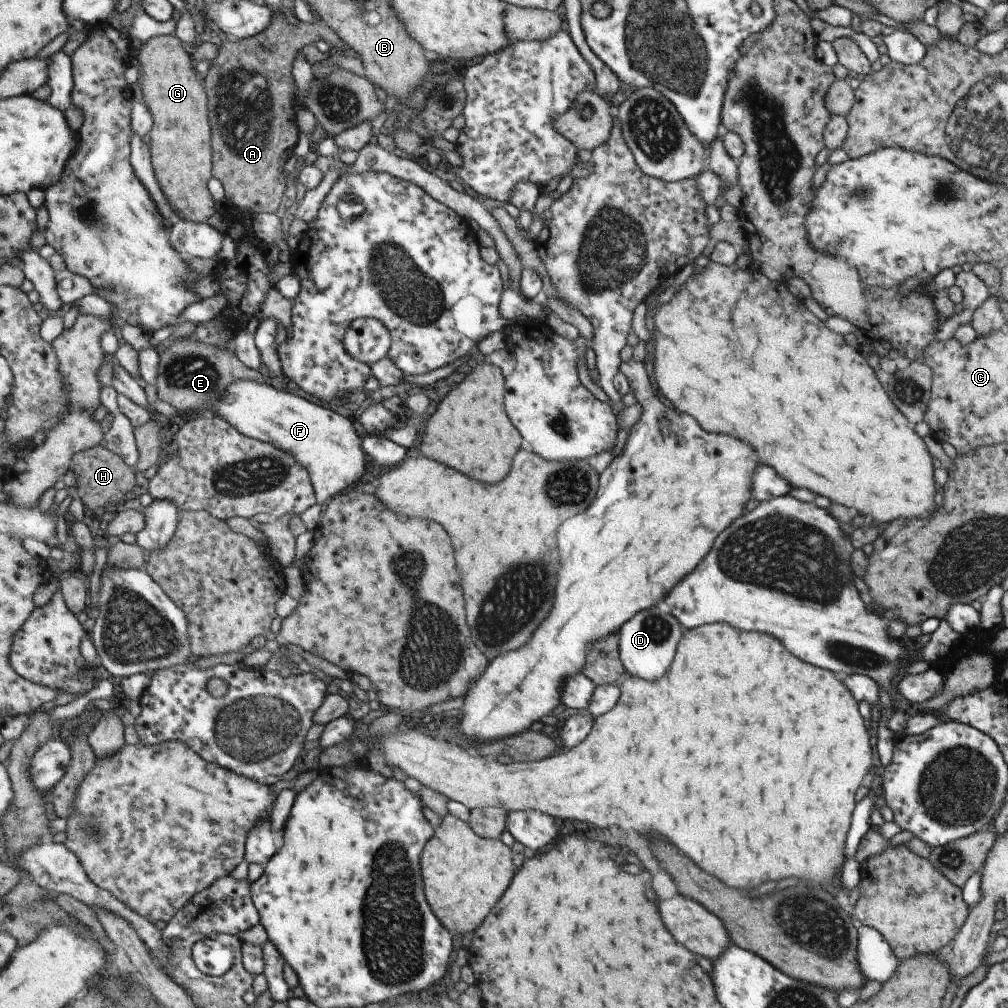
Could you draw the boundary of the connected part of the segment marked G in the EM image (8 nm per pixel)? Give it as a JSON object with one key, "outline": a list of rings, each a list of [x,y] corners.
{"outline":[[[174,35],[149,38],[137,56],[141,73],[134,92],[145,102],[153,118],[148,148],[159,190],[178,219],[206,223],[216,210],[207,189],[212,164],[210,128],[206,95],[190,61],[191,57]]]}

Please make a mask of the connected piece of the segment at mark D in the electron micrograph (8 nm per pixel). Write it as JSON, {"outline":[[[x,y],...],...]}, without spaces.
{"outline":[[[649,608],[643,612],[637,612],[629,622],[619,628],[618,657],[627,674],[651,681],[663,676],[663,668],[669,666],[675,642],[683,634],[680,622],[669,612],[661,612],[659,608]]]}

